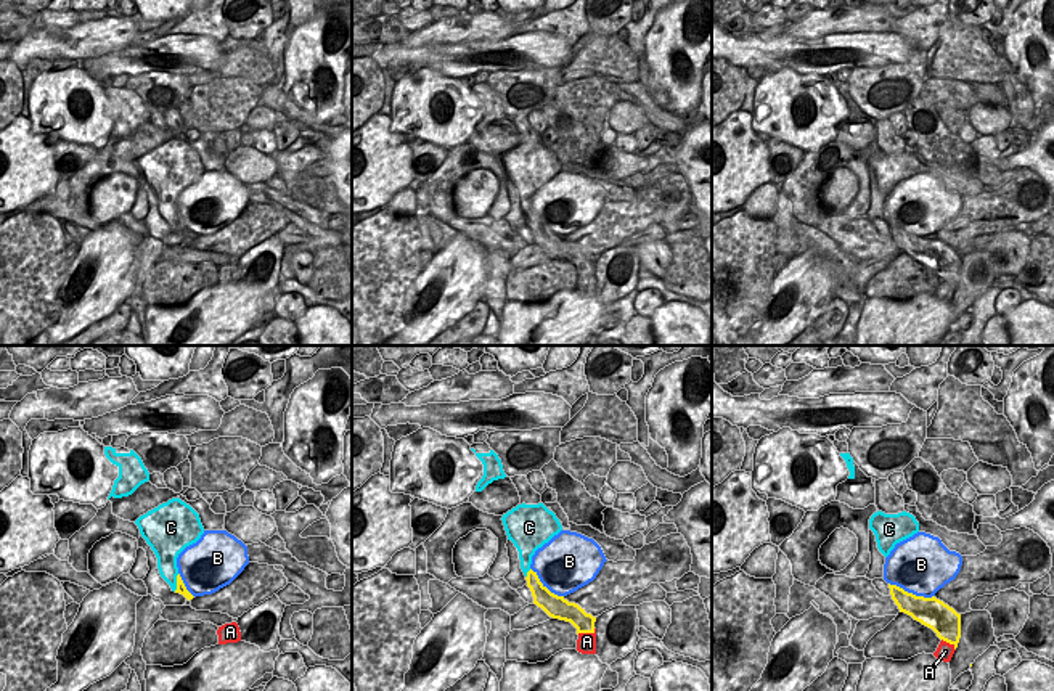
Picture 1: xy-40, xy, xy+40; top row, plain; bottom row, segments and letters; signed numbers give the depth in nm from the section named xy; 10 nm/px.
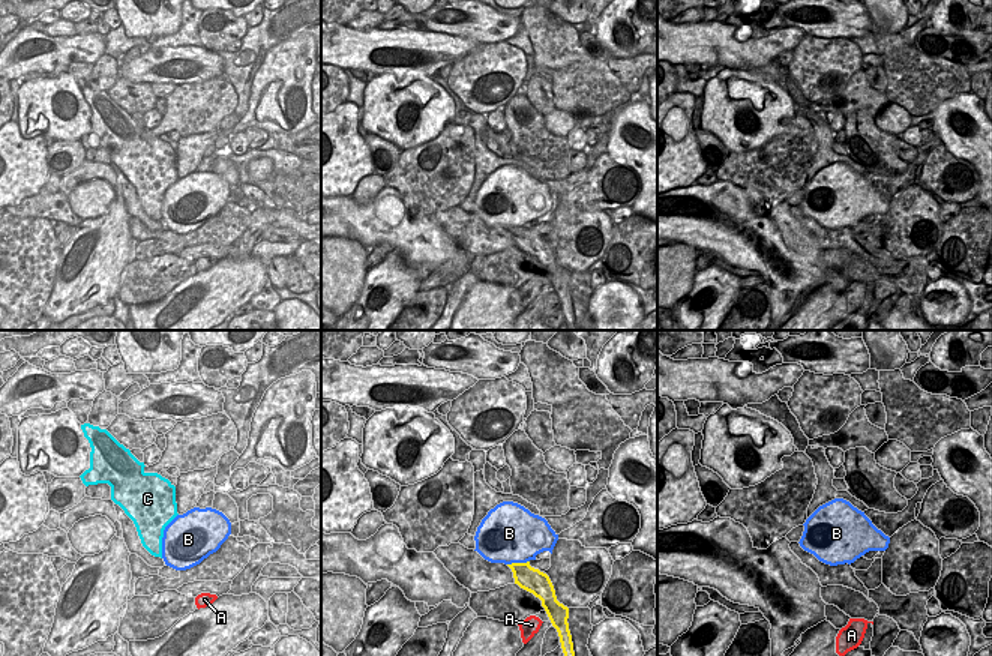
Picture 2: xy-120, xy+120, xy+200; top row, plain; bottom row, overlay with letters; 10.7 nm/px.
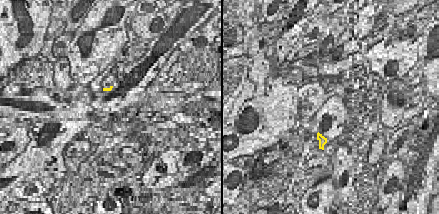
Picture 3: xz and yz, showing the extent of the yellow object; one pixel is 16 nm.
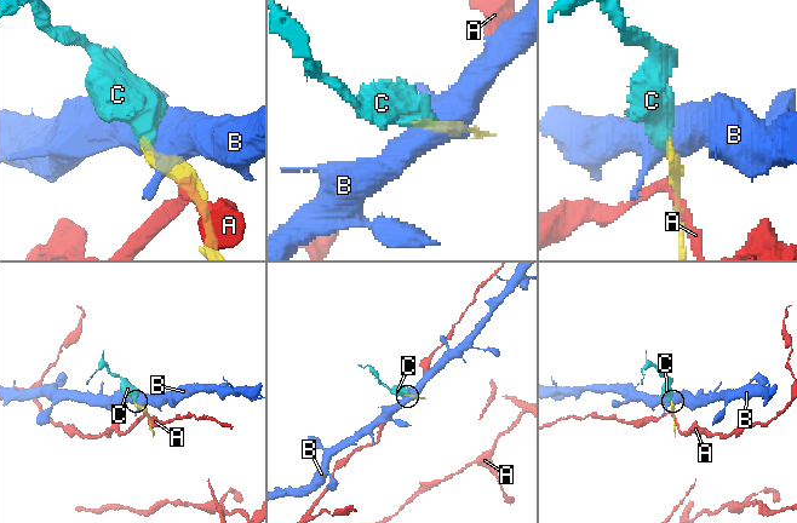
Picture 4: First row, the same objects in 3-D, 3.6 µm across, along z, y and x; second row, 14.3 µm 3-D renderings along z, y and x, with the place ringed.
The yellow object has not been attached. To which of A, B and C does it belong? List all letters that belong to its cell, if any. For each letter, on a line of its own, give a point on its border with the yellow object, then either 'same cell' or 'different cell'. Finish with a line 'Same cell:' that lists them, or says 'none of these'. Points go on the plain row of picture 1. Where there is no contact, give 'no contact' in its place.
A: contact xy (585, 272); different cell
B: contact xy+40 (911, 233); different cell
C: contact xy-40 (177, 222); same cell
Same cell: C

